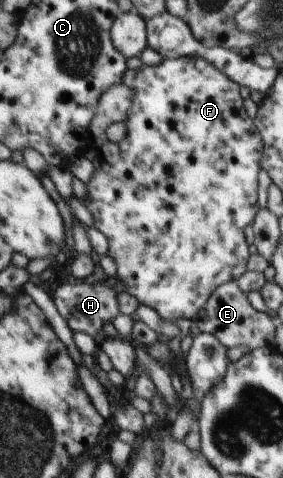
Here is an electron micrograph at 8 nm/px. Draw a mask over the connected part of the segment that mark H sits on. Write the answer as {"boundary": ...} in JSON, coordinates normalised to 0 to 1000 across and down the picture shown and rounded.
{"boundary":[[[247,582],[191,600],[180,621],[212,659],[237,672],[258,695],[286,692],[329,705],[350,705],[364,680],[378,672],[399,672],[413,659],[428,657],[420,634],[413,634],[413,613],[403,603],[371,592],[314,596]]]}

